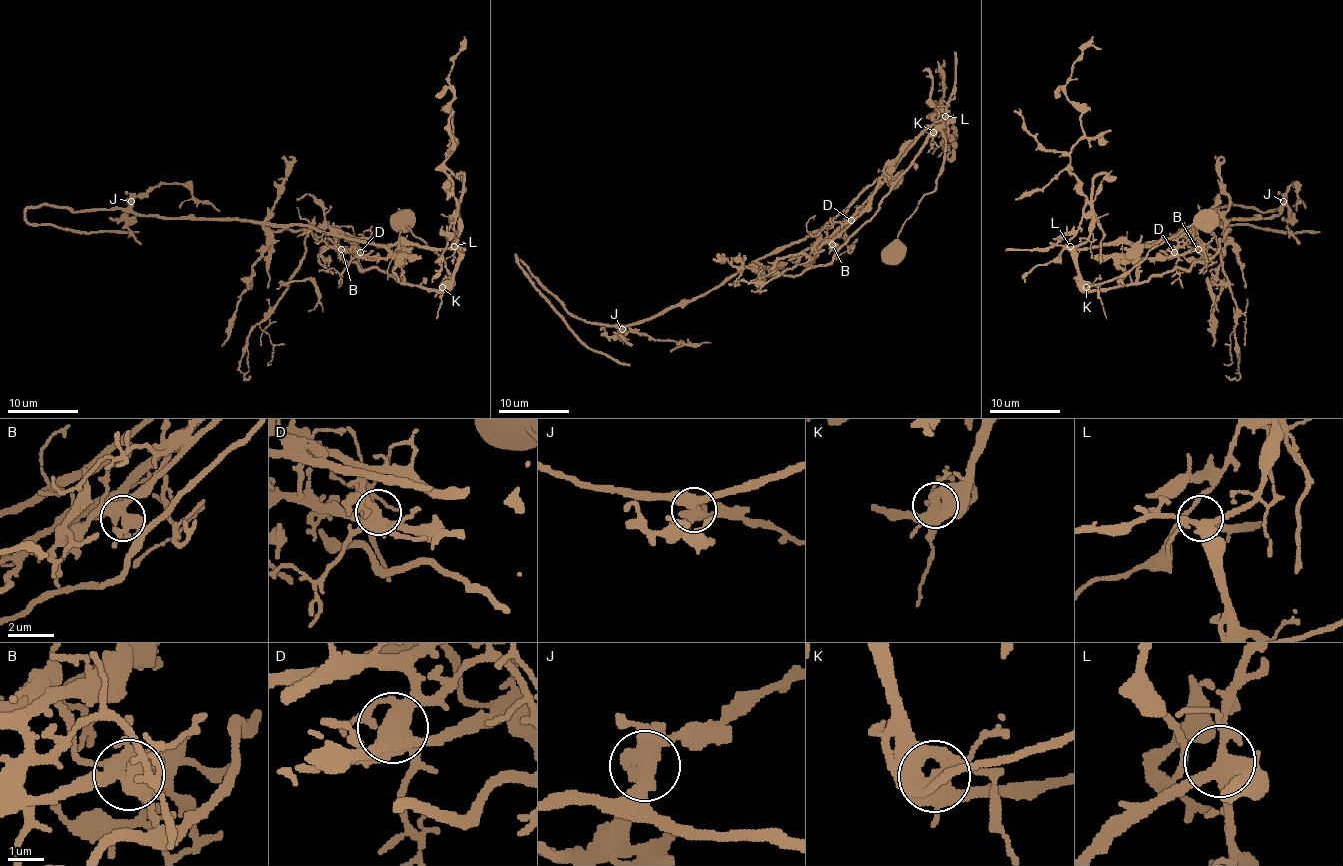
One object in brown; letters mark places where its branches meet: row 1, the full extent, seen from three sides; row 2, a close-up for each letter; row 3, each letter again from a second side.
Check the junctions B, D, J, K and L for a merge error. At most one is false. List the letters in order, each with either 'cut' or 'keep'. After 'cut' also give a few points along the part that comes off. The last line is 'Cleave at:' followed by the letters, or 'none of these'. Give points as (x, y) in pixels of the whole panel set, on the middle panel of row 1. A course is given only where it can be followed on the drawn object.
B: keep
D: cut; foreign part runs (851, 219), (828, 239), (810, 232), (704, 294), (623, 326), (574, 317), (517, 255), (572, 331), (629, 365)
J: keep
K: keep
L: keep
Cleave at: D

